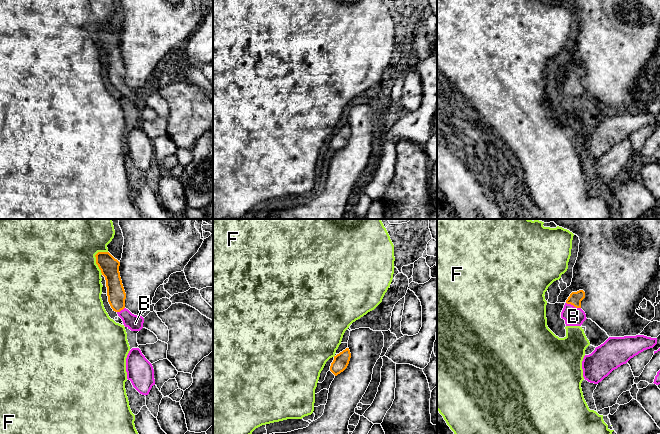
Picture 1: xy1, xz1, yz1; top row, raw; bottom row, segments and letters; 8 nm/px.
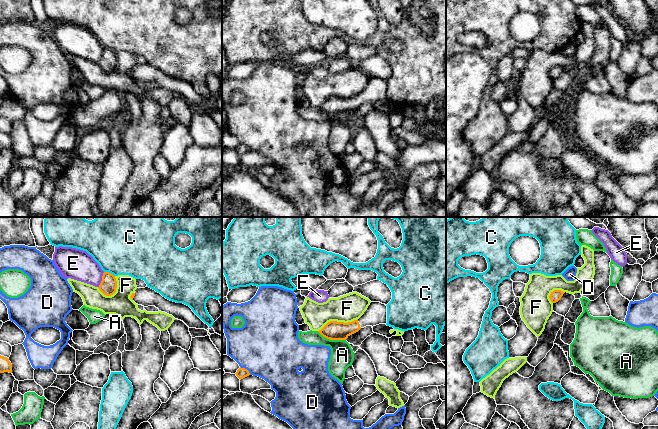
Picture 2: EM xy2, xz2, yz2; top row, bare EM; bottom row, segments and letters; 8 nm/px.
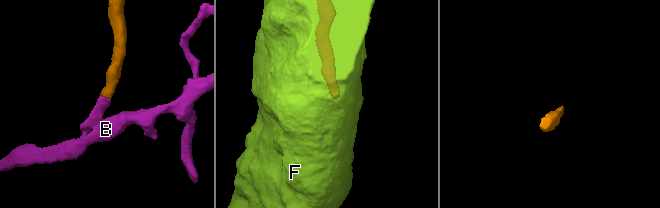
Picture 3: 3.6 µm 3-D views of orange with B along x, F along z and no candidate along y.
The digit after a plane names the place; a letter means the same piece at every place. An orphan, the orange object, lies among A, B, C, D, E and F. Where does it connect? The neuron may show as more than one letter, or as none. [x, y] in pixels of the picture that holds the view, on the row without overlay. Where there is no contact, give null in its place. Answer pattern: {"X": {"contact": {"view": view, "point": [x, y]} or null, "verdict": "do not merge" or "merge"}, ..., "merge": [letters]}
{"A": {"contact": {"view": "xz2", "point": [331, 115]}, "verdict": "do not merge"}, "B": {"contact": {"view": "yz1", "point": [573, 81]}, "verdict": "merge"}, "C": {"contact": {"view": "xy2", "point": [108, 48]}, "verdict": "do not merge"}, "D": {"contact": {"view": "xz2", "point": [246, 145]}, "verdict": "do not merge"}, "E": {"contact": {"view": "xy2", "point": [102, 56]}, "verdict": "do not merge"}, "F": {"contact": {"view": "xz2", "point": [337, 98]}, "verdict": "do not merge"}, "merge": ["B"]}

